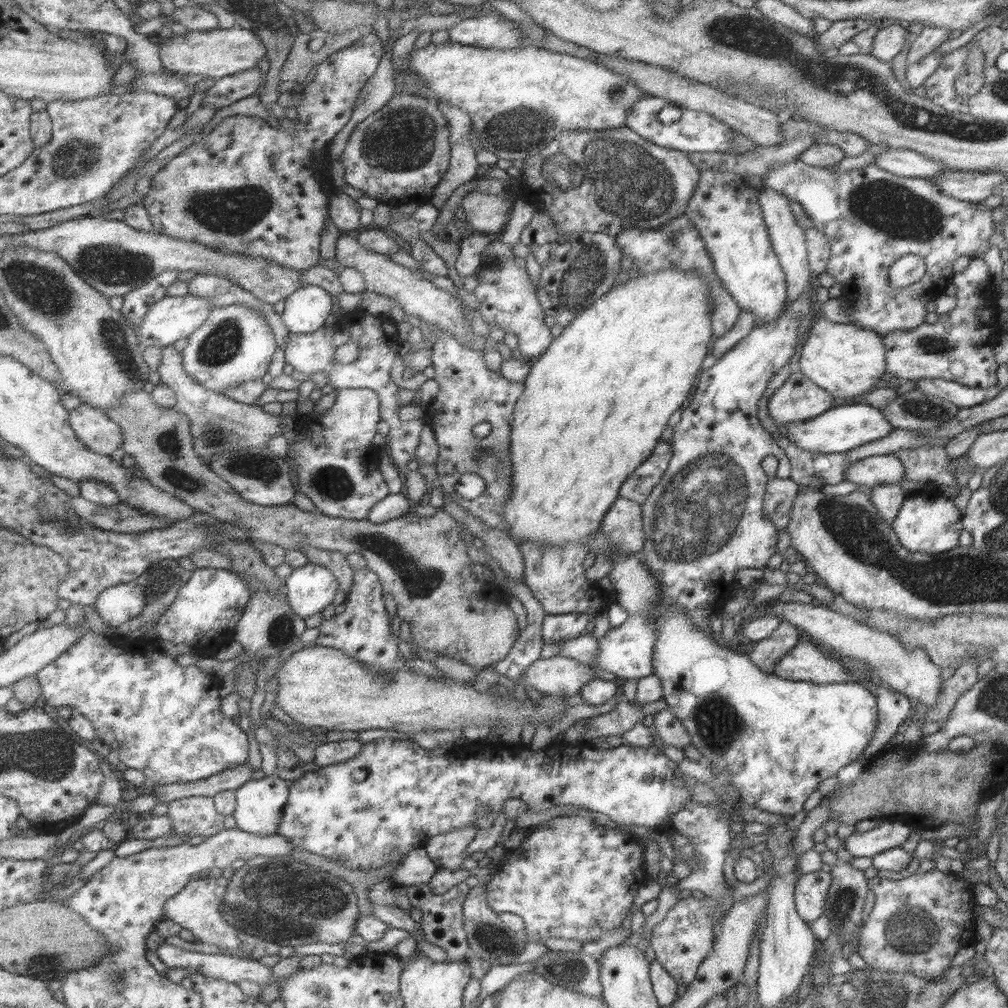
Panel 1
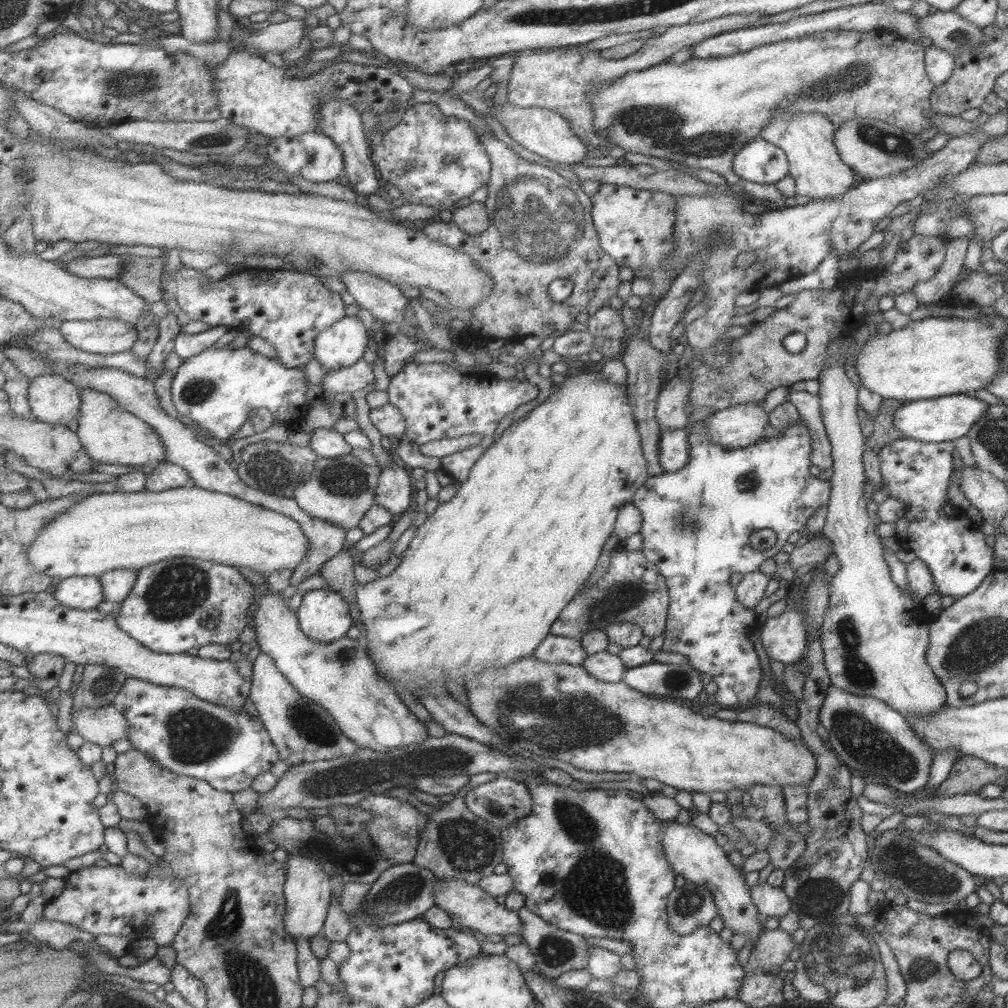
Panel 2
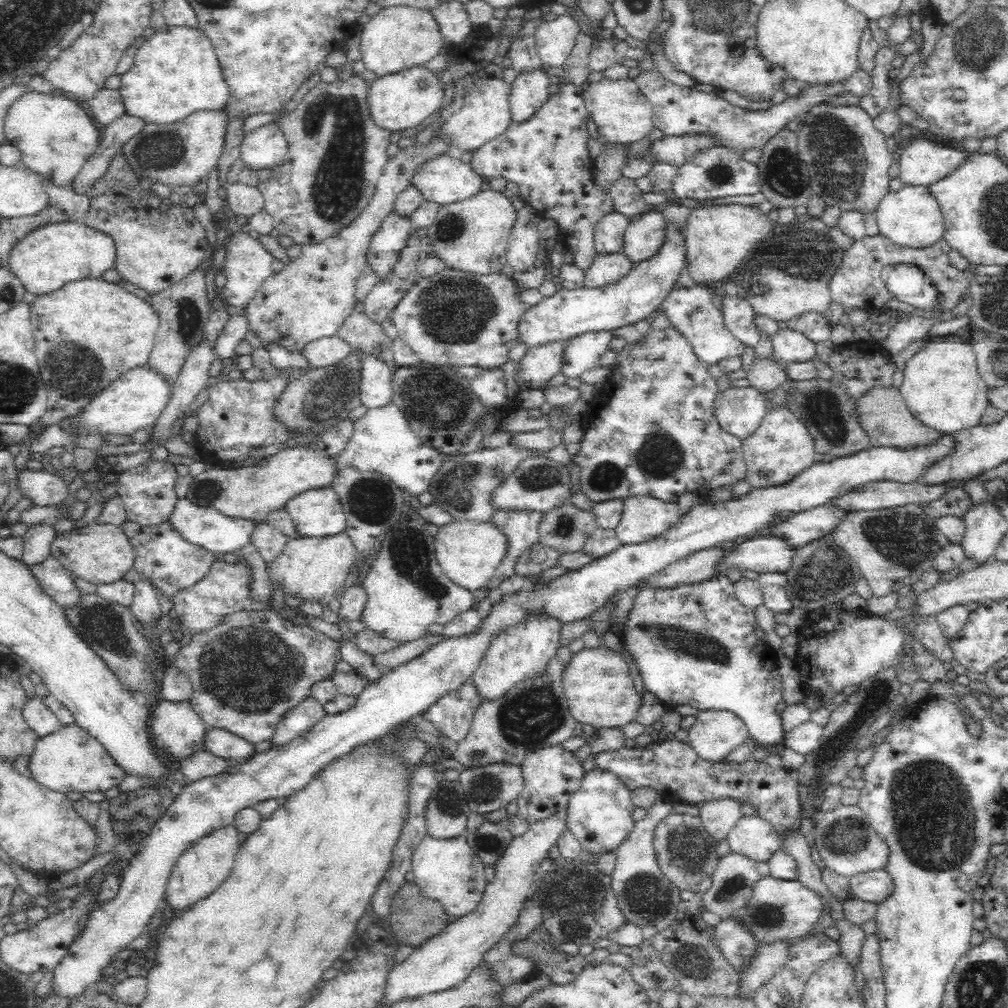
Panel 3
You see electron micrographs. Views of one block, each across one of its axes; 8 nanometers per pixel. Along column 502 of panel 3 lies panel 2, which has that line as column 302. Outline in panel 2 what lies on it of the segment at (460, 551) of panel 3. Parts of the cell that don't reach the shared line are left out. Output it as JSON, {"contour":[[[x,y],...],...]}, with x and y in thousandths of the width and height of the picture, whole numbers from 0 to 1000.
{"contour":[[[189,481],[162,488],[94,488],[50,518],[28,551],[37,565],[65,574],[100,571],[117,563],[139,566],[177,552],[245,562],[266,571],[282,563],[293,565],[307,547],[306,532],[290,513]]]}

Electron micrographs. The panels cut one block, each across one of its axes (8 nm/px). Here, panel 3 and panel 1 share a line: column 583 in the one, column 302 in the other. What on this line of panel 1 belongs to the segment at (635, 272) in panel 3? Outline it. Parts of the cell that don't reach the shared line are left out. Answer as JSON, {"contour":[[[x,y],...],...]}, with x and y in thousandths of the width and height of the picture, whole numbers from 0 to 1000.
{"contour":[[[314,283],[300,285],[283,299],[280,314],[289,330],[307,331],[322,323],[330,312],[330,293]]]}

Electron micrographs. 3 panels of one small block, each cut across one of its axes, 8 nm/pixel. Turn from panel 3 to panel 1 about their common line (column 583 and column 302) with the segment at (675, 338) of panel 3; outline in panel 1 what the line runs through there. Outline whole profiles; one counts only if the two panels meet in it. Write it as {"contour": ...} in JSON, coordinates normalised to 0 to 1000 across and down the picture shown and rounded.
{"contour":[[[334,386],[334,389],[336,391],[330,405],[318,409],[312,404],[308,410],[294,411],[293,425],[285,430],[287,441],[283,456],[290,454],[293,458],[294,462],[289,463],[289,468],[297,476],[296,486],[310,496],[314,506],[324,512],[362,516],[368,511],[370,501],[389,489],[377,465],[377,456],[383,444],[370,438],[380,421],[378,396],[370,386]]]}

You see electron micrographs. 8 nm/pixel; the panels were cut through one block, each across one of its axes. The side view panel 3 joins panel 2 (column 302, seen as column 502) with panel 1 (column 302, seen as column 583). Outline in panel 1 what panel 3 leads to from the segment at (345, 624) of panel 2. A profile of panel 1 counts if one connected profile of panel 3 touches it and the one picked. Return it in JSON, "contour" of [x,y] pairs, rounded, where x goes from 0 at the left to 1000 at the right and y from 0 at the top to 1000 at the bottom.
{"contour":[[[310,557],[291,566],[284,576],[284,593],[299,613],[319,608],[330,599],[337,576],[326,563]]]}

